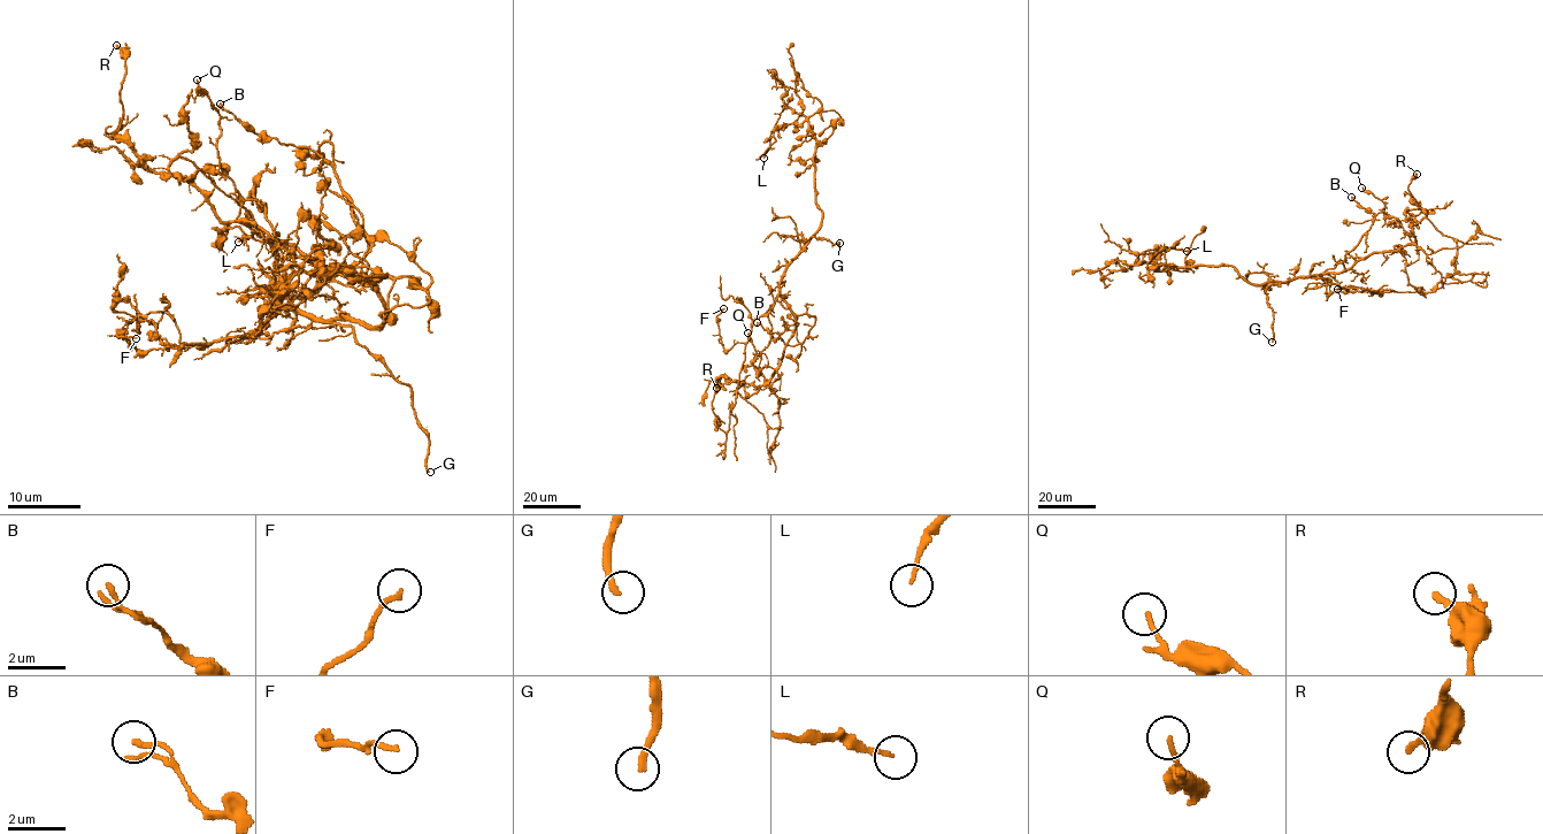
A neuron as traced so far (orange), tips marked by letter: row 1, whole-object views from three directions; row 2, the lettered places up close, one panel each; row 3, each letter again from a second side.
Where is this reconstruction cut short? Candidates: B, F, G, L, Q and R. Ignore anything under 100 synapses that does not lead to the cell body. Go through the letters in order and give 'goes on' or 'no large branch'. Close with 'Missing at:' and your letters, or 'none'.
B: no large branch
F: no large branch
G: goes on
L: no large branch
Q: no large branch
R: no large branch
Missing at: G

